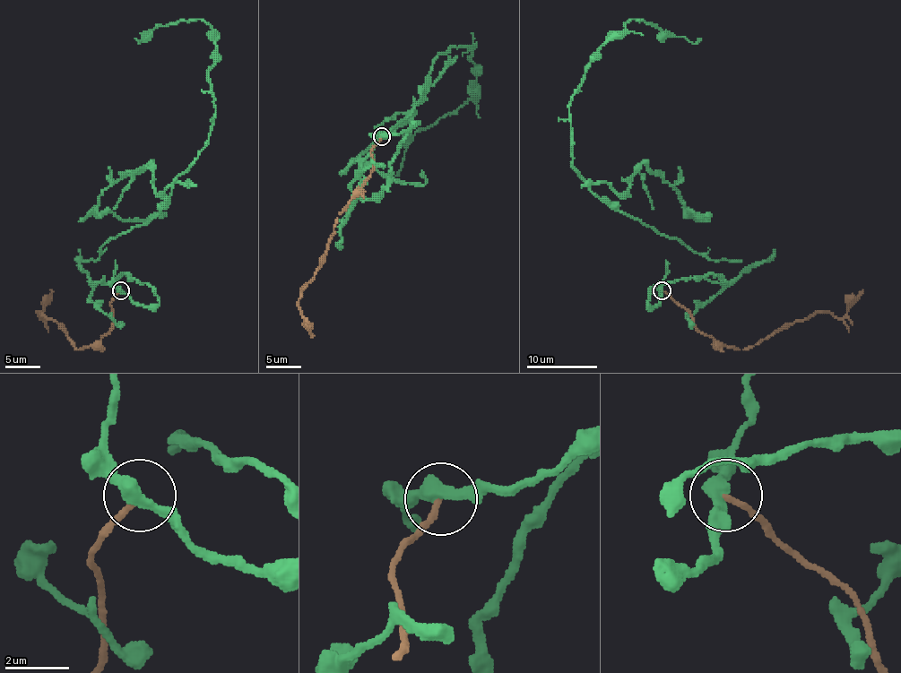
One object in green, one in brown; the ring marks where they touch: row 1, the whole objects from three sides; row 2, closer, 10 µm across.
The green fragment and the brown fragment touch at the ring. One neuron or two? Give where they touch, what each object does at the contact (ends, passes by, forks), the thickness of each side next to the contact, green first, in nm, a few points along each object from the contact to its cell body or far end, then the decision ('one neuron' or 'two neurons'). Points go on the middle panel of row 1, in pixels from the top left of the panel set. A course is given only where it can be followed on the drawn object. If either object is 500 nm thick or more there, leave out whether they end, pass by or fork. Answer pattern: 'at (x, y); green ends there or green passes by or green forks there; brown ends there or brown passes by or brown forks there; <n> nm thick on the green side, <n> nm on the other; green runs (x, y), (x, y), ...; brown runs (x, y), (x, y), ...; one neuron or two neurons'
at (382, 136); green passes by; brown ends there; 400 nm thick on the green side, 160 nm on the other; green runs (381, 137), (420, 123), (342, 220), (432, 61), (476, 43), (476, 94), (418, 130), (395, 176); brown runs (381, 137), (370, 152), (374, 170), (337, 218), (323, 262), (300, 293), (298, 306), (311, 337); two neurons

